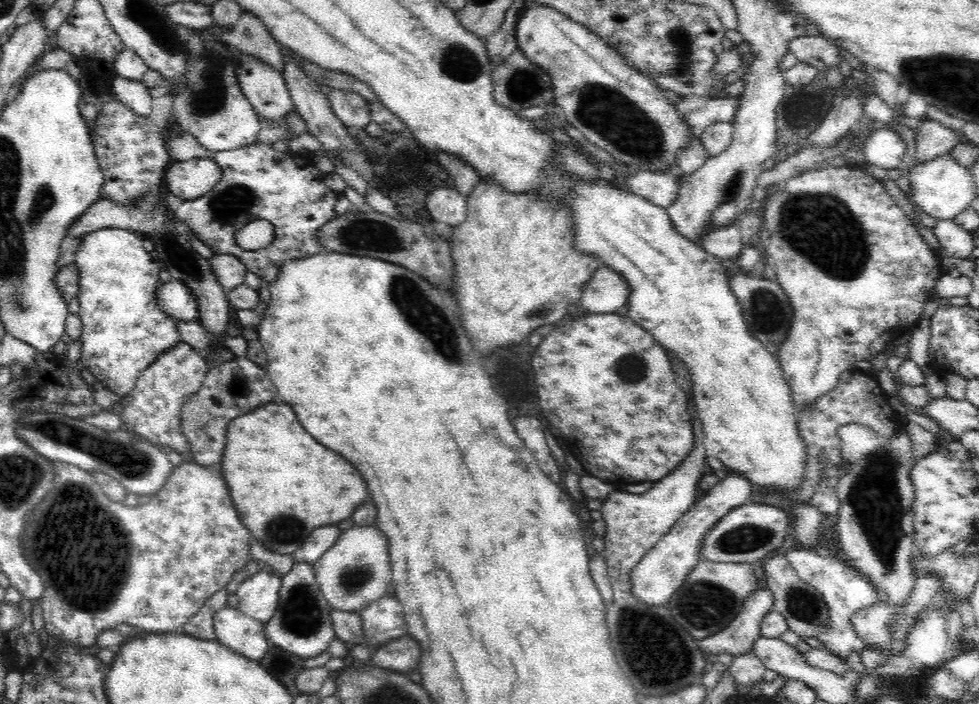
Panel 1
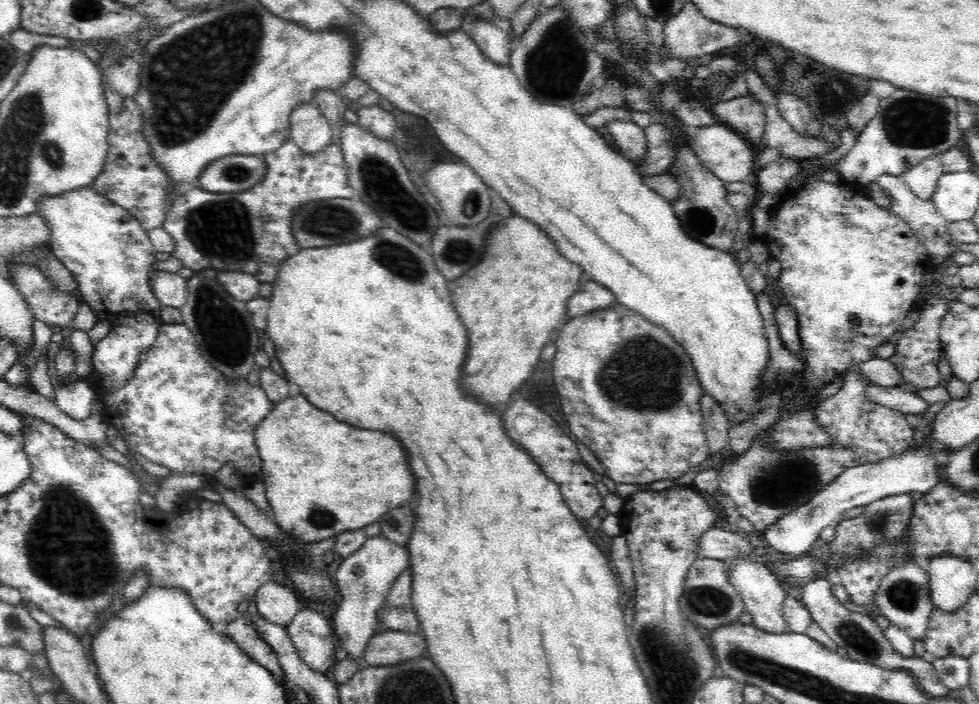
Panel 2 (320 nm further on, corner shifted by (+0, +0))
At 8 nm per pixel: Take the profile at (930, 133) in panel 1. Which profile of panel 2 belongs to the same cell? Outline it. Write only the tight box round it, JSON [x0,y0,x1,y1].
[900,156,944,200]

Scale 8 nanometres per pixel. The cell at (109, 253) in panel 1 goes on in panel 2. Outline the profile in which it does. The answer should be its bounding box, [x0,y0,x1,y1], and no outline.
[38,185,164,392]

